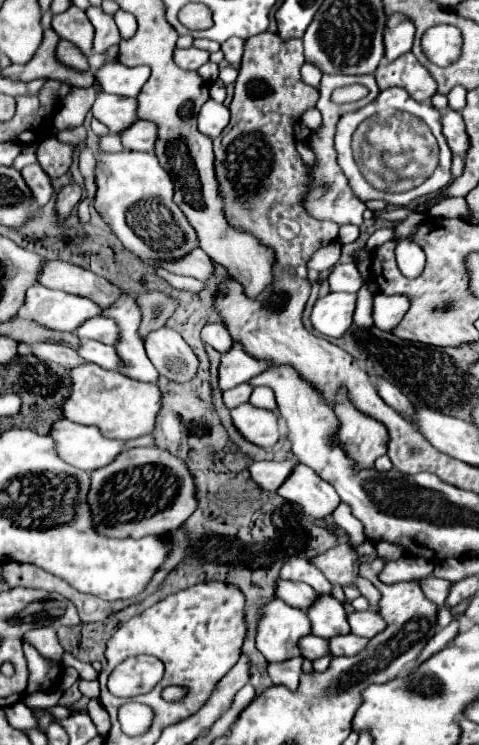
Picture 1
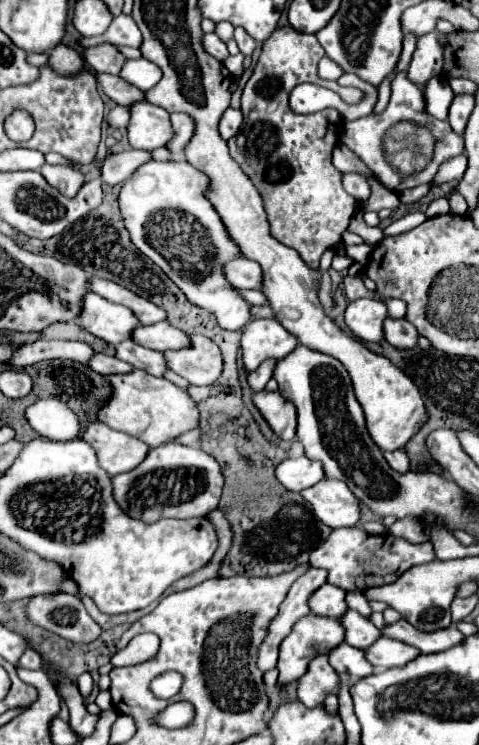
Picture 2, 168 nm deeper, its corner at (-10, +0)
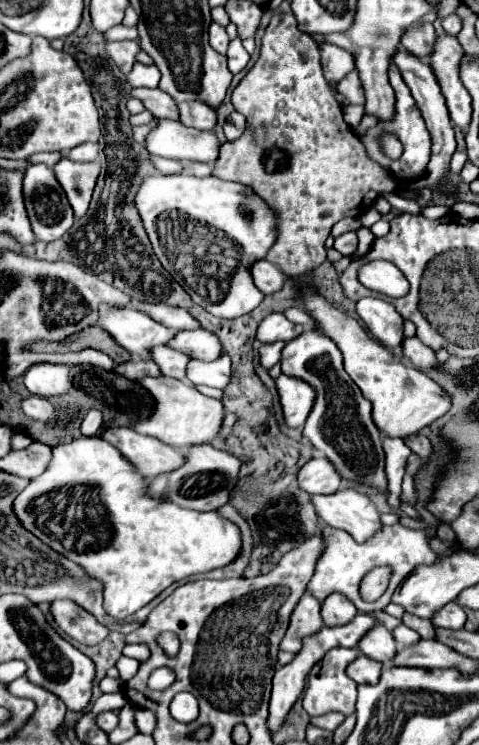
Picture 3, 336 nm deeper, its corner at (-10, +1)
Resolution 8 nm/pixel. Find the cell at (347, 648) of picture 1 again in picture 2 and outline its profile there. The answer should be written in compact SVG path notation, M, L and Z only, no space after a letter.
M379 638L375 644L371 644L371 648L363 650L367 660L377 666L377 668L395 668L395 666L405 666L407 662L411 662L413 658L419 656L419 650L413 646L407 646L399 640L391 640L391 638Z

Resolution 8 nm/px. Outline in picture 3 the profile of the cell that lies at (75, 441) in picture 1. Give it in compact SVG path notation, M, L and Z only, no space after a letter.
M111 427L103 435L113 447L123 451L123 455L137 467L141 475L147 479L155 479L155 475L171 473L175 467L185 463L185 451L169 447L155 437L139 435L131 427Z

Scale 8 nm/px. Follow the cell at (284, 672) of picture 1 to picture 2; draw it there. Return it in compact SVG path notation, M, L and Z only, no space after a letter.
M325 654L315 656L307 672L297 680L297 696L307 708L315 708L325 700L329 692L337 694L337 684L339 684L339 676L329 666L327 656Z

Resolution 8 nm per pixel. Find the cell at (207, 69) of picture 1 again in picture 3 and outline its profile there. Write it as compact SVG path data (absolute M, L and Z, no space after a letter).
M235 37L229 45L229 51L227 51L227 65L229 65L229 71L231 73L239 73L249 61L249 53L243 49L241 45L241 39Z

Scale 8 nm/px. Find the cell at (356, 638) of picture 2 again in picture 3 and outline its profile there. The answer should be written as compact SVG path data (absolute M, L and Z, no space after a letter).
M377 625L375 629L371 629L361 641L359 641L359 651L363 655L367 655L369 659L375 659L379 663L387 663L397 655L397 645L395 639L391 635L391 631L387 631L383 625Z

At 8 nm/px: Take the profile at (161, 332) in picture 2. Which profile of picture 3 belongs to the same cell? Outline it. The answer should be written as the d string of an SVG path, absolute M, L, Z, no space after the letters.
M193 329L193 331L179 331L169 345L173 349L185 351L193 359L211 361L223 355L223 345L219 343L219 337L215 333L209 333L207 329Z

